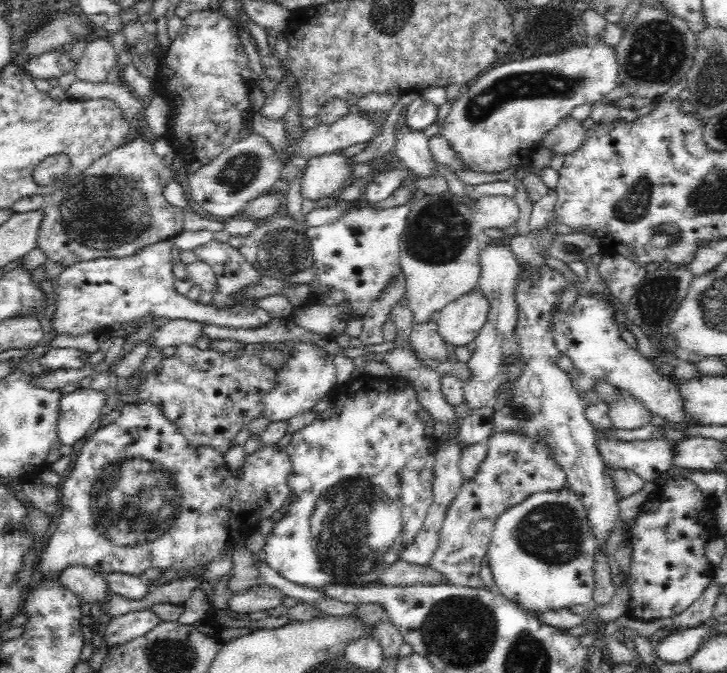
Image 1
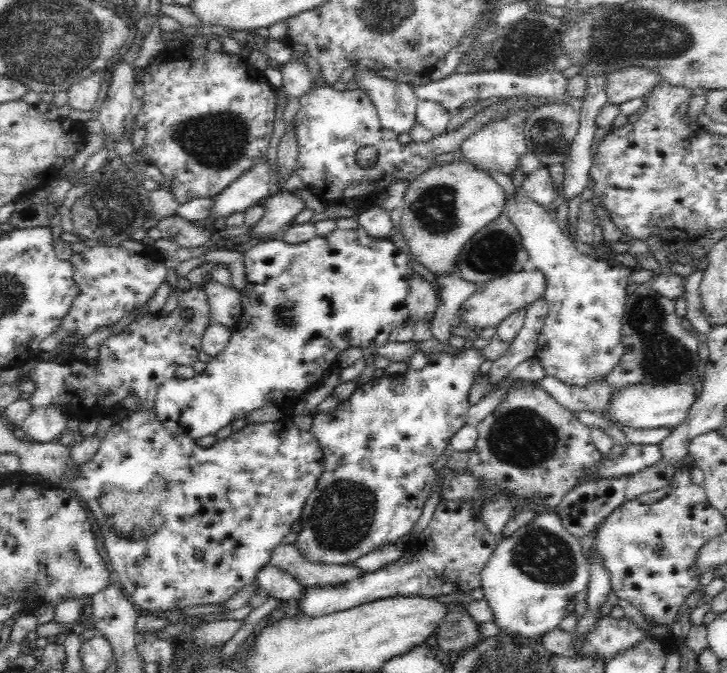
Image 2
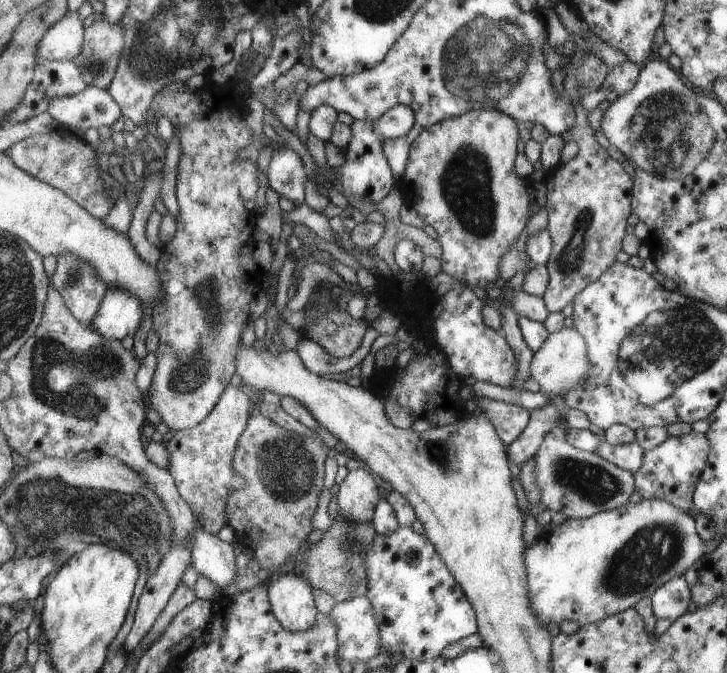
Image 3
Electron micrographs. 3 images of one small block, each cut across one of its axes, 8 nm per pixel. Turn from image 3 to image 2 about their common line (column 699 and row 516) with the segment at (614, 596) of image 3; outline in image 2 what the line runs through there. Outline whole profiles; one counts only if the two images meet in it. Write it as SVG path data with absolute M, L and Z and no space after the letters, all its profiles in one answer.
M541 513L525 527L518 528L511 536L504 537L481 572L481 588L492 612L492 622L498 630L527 639L540 639L559 627L566 616L568 600L587 588L590 571L579 545L579 539L568 532L561 519L554 513Z

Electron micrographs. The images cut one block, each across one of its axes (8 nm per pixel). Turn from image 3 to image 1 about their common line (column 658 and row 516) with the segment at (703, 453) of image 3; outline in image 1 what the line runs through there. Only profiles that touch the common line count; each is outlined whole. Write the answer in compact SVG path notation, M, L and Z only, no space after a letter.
M511 431L491 434L487 438L487 454L478 464L476 474L463 478L452 504L445 510L438 544L428 567L442 573L444 584L481 588L480 566L498 517L531 493L554 492L566 487L566 473L542 441Z

